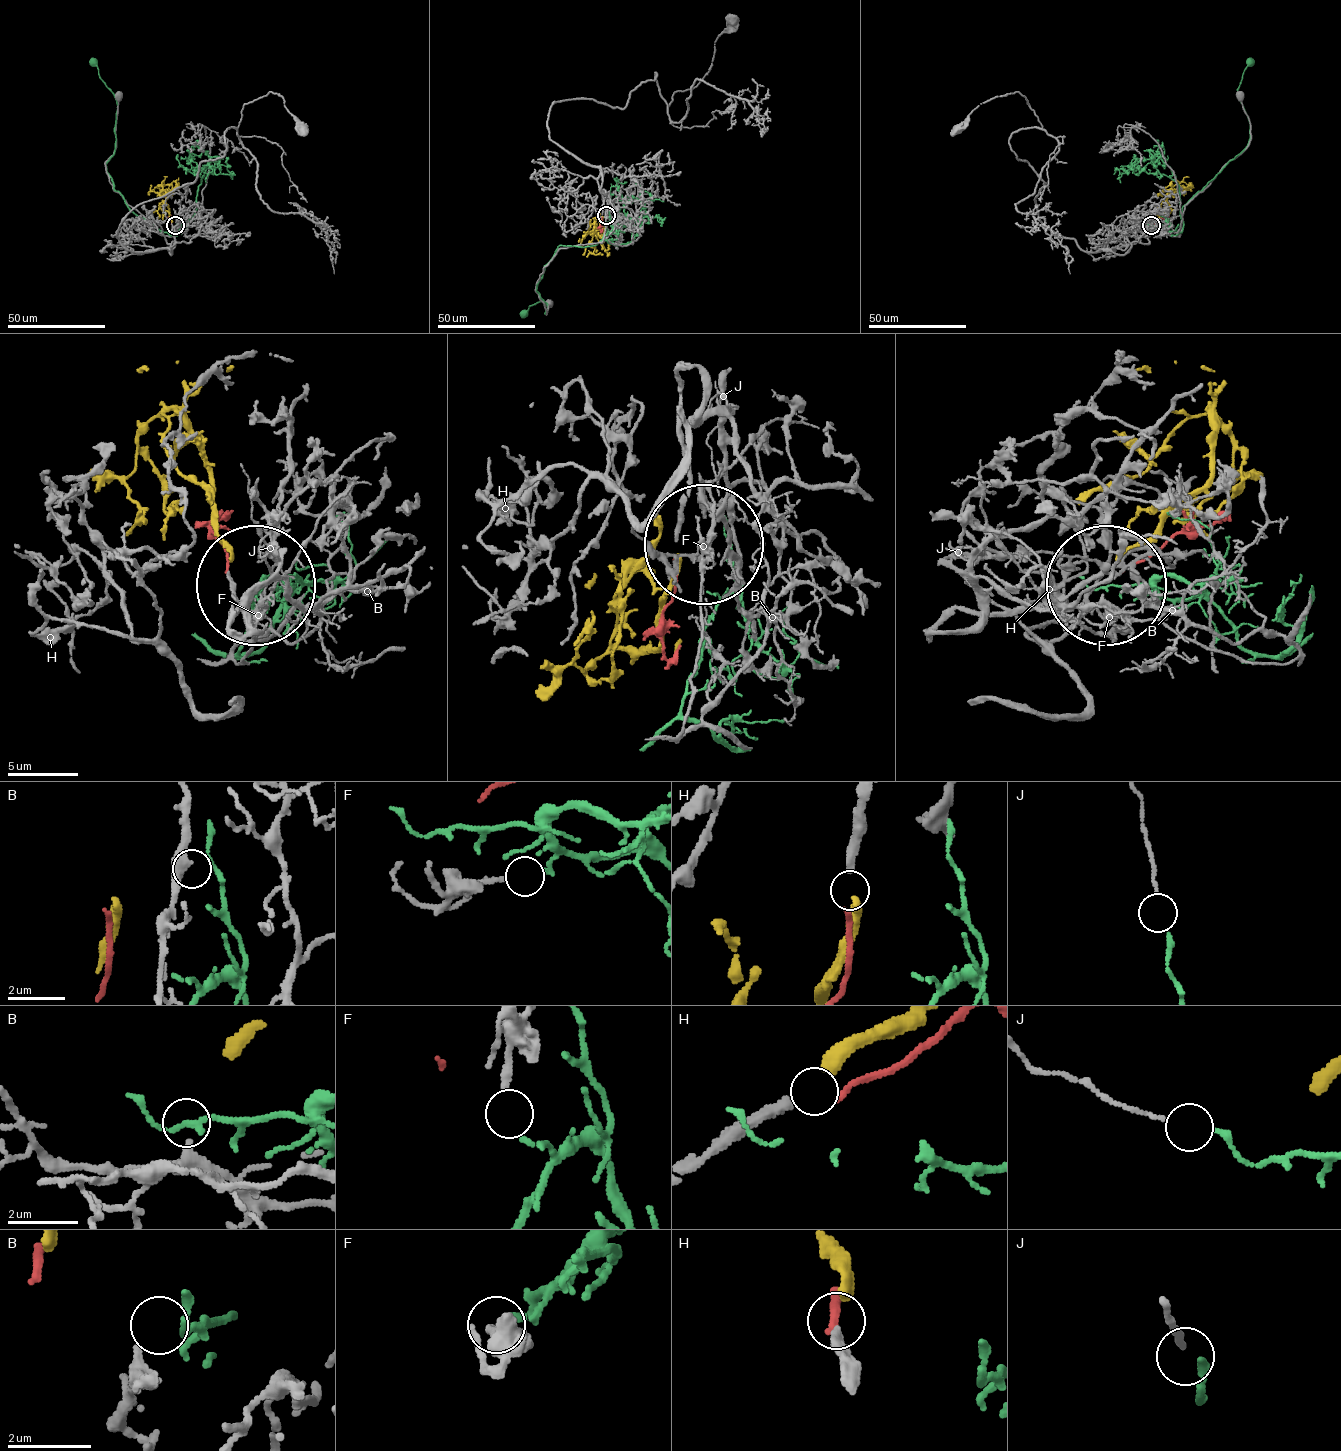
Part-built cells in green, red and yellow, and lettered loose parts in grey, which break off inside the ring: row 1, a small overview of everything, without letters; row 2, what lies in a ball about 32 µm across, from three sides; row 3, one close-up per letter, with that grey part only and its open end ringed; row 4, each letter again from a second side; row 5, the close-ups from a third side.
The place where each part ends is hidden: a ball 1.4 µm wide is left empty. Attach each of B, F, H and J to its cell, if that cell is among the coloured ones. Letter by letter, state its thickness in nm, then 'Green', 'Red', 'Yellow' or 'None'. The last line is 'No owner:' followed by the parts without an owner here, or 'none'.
B: Thickness 300 nm. None
F: Thickness 200 nm. None
H: Thickness 280 nm. Yellow
J: Thickness 90 nm. Green
No owner: B, F

